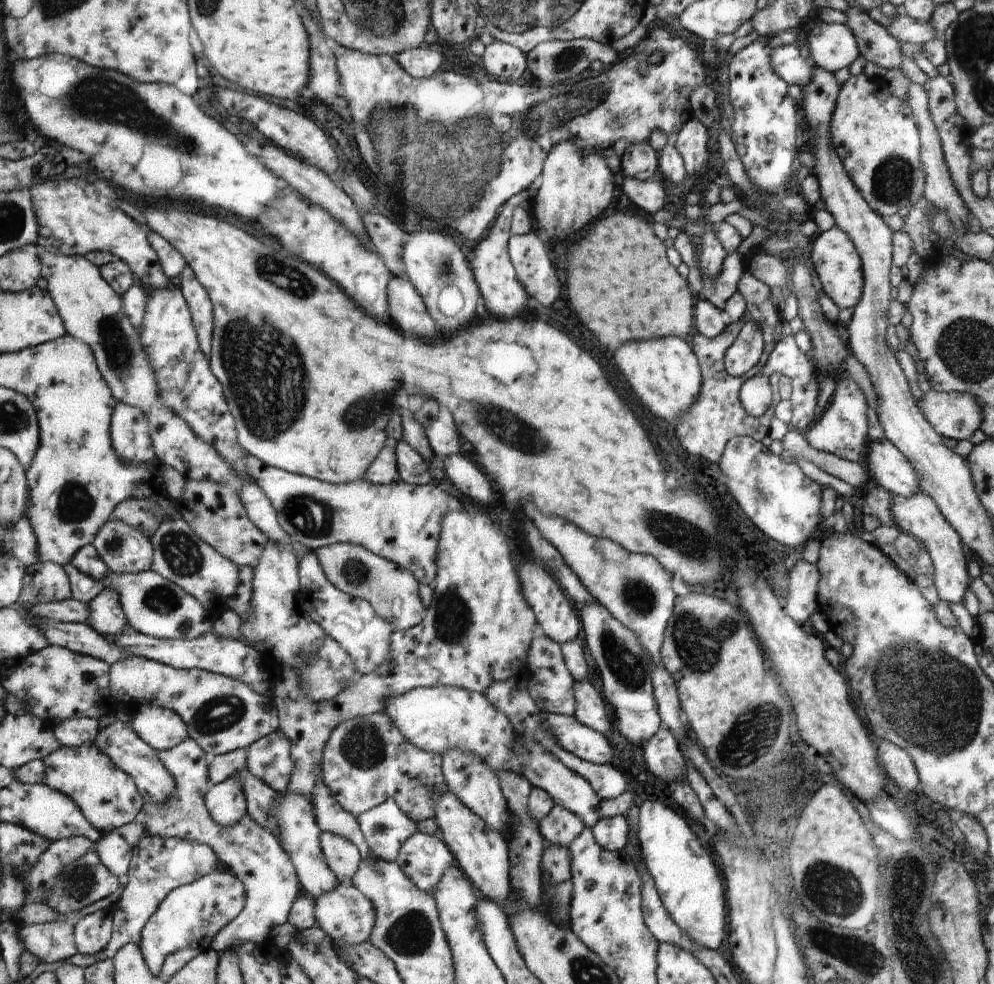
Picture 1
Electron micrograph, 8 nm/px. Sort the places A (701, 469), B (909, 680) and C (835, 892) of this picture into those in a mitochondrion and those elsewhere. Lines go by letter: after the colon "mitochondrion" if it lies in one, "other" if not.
A: other
B: mitochondrion
C: mitochondrion

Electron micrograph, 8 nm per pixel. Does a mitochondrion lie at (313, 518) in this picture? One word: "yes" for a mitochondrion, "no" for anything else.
yes

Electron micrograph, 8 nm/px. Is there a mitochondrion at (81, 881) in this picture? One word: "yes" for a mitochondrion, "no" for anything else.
yes

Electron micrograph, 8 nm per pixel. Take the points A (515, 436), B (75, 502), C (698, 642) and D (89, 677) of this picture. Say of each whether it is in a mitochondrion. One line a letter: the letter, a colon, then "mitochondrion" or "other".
A: mitochondrion
B: mitochondrion
C: mitochondrion
D: other

